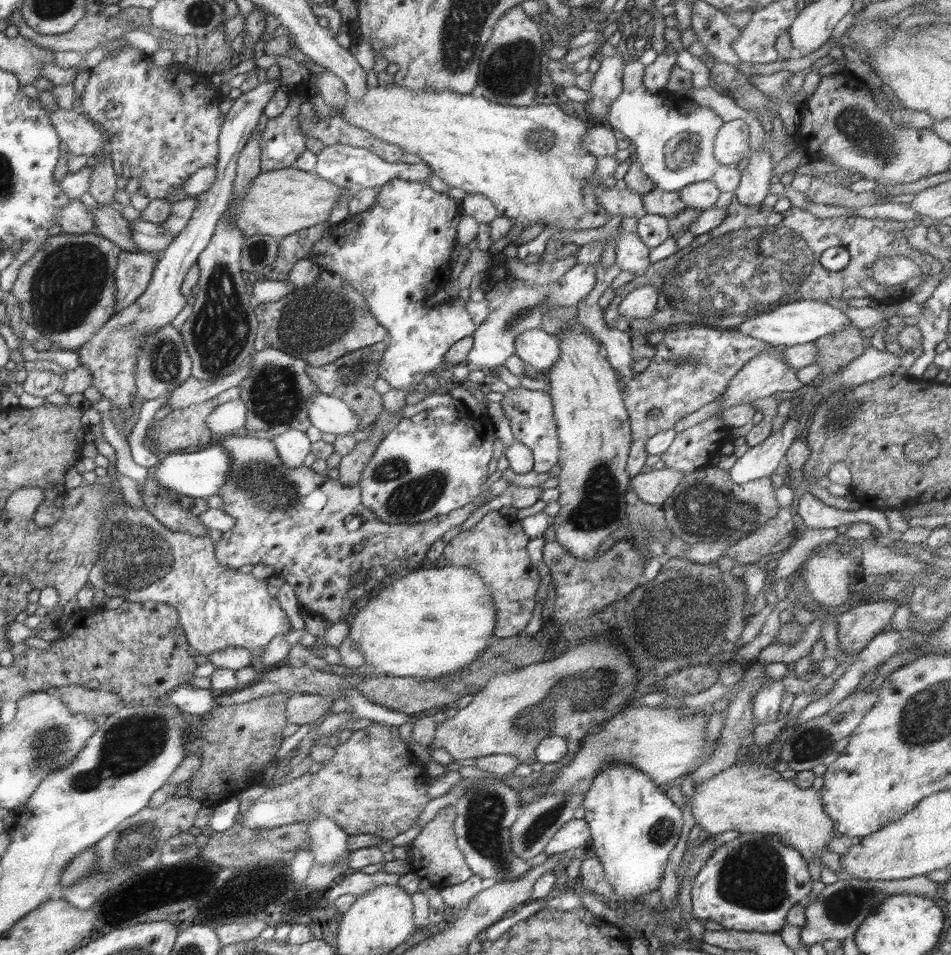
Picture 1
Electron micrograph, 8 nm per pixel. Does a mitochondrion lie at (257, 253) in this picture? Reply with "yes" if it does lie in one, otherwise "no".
yes

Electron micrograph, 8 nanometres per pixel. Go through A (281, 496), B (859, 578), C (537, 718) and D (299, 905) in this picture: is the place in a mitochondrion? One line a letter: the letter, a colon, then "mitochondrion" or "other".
A: mitochondrion
B: other
C: mitochondrion
D: other

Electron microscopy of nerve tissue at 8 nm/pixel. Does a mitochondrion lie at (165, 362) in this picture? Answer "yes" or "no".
yes

